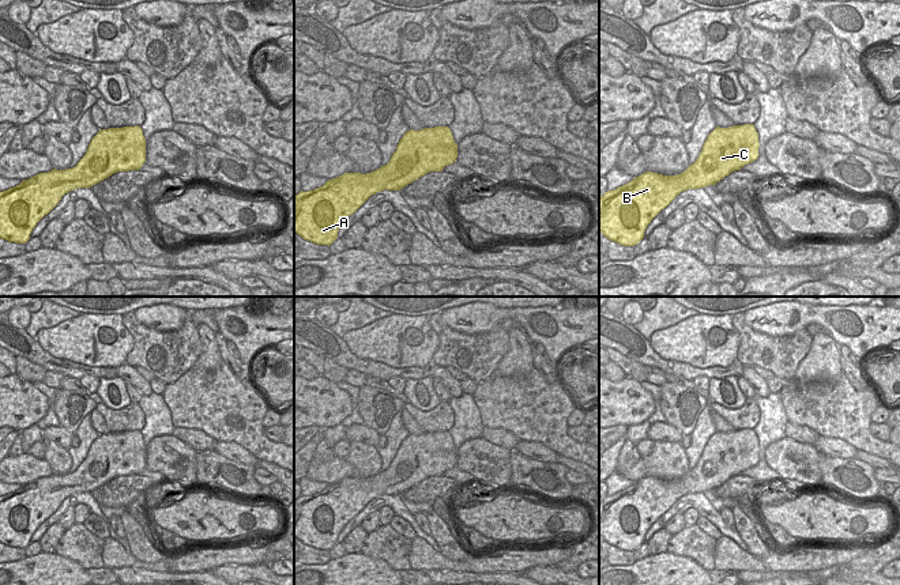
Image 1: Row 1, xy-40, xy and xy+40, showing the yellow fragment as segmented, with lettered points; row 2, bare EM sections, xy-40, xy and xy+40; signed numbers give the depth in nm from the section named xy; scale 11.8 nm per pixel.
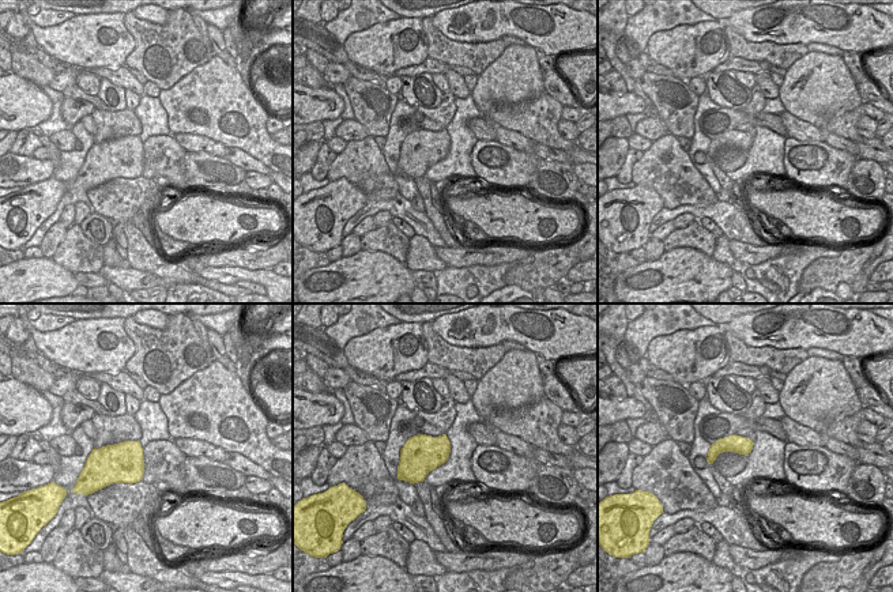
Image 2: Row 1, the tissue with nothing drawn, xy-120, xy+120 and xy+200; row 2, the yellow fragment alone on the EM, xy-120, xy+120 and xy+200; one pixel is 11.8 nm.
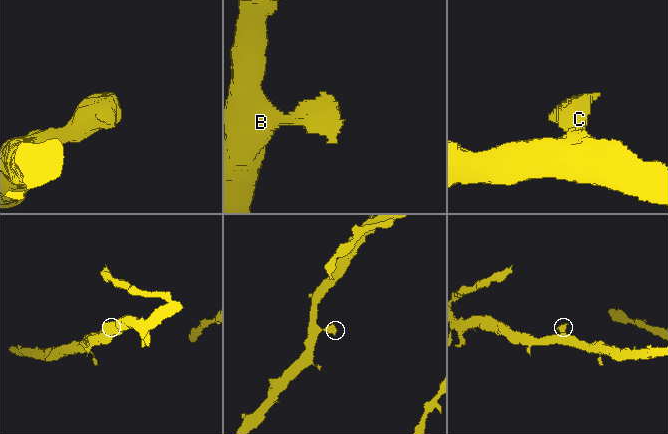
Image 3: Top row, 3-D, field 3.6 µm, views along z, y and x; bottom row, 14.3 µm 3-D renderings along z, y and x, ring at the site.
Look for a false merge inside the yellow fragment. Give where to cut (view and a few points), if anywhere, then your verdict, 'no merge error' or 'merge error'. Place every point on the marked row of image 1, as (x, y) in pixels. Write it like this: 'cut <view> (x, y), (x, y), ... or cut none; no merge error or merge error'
cut none; no merge error

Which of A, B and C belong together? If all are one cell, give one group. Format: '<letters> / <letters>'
A B C

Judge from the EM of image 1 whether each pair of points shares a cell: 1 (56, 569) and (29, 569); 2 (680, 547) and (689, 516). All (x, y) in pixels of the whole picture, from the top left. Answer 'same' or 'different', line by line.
1: same
2: different

